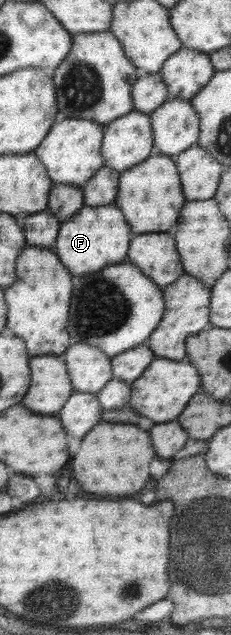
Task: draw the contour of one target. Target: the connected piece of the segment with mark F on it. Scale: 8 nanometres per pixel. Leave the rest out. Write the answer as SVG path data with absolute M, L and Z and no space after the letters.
M114 204L94 208L84 206L72 220L66 220L60 226L58 240L50 248L71 274L88 274L116 262L125 262L130 240L134 236L130 226L126 224L126 218L122 216L122 211L114 206Z

